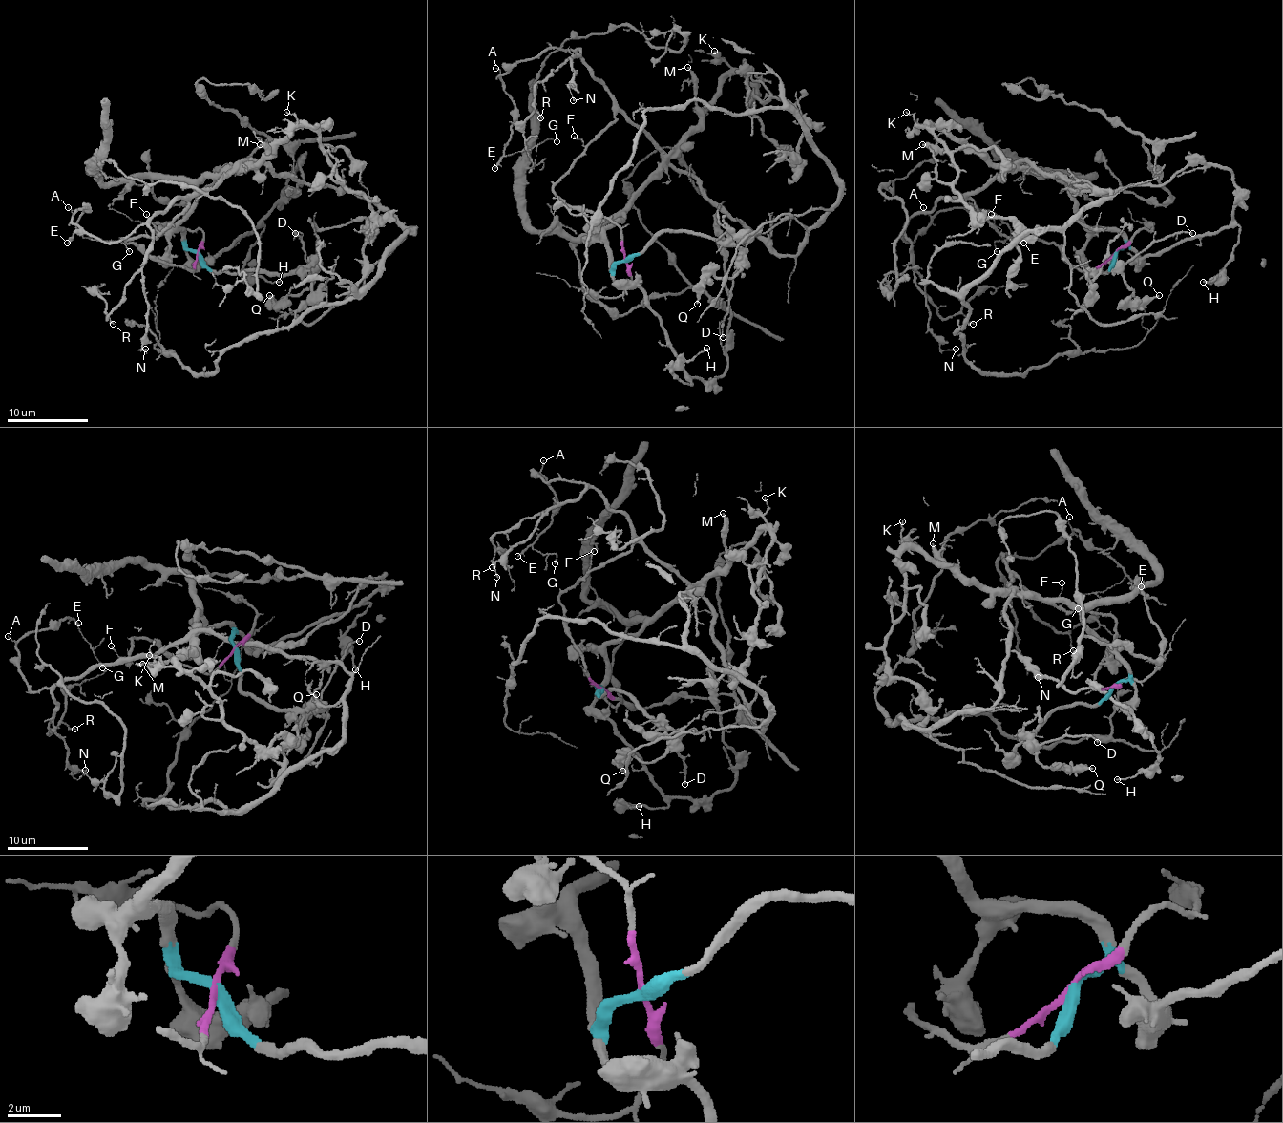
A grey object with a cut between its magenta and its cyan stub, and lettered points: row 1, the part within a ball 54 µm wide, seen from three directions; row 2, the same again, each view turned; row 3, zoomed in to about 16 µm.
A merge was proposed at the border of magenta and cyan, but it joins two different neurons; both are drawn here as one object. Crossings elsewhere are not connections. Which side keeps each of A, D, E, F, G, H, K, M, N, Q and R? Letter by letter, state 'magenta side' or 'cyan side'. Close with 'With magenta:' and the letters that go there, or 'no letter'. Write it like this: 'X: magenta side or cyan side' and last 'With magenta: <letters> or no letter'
A: magenta side
D: cyan side
E: magenta side
F: magenta side
G: magenta side
H: cyan side
K: cyan side
M: cyan side
N: magenta side
Q: cyan side
R: magenta side
With magenta: A, E, F, G, N, R

